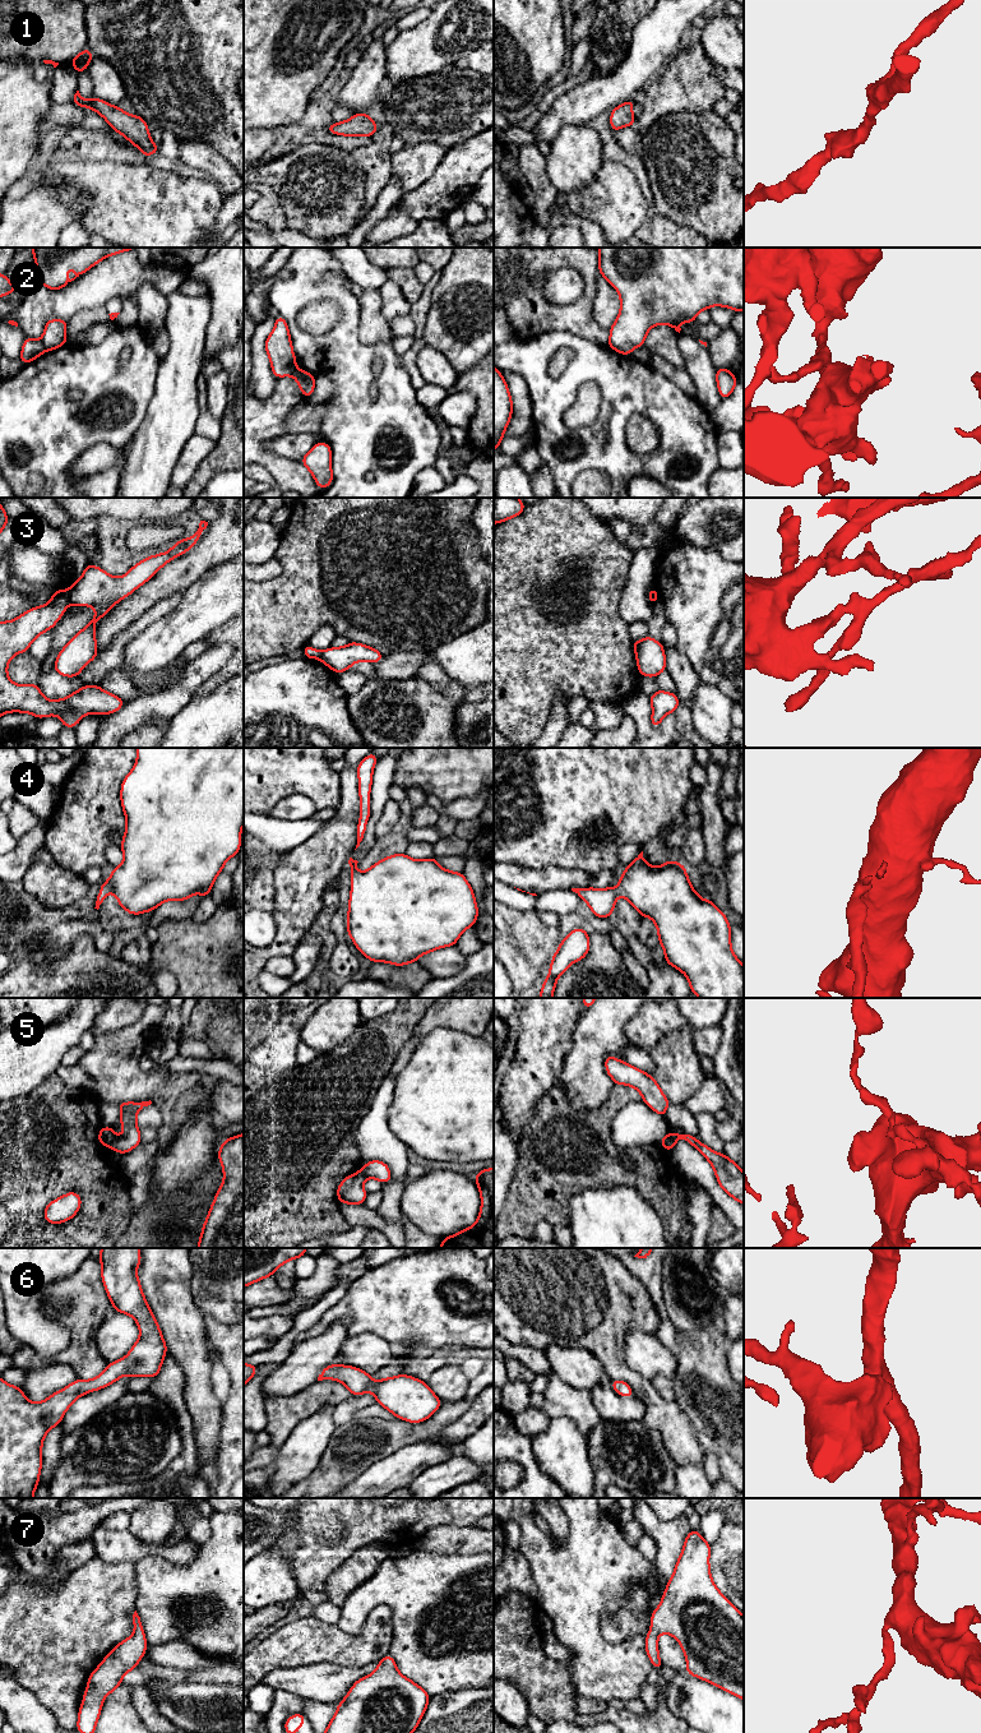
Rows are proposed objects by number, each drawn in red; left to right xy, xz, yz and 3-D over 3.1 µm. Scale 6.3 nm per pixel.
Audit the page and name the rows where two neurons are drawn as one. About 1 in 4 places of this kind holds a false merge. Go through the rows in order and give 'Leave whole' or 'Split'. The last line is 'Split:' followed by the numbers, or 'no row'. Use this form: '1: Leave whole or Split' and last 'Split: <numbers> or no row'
1: Leave whole
2: Split
3: Split
4: Leave whole
5: Split
6: Leave whole
7: Leave whole
Split: 2, 3, 5

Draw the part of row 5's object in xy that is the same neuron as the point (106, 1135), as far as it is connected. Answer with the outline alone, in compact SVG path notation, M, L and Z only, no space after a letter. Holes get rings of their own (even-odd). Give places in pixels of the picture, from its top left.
M102 1127L98 1132L98 1142L108 1149L111 1149L115 1137L112 1127Z

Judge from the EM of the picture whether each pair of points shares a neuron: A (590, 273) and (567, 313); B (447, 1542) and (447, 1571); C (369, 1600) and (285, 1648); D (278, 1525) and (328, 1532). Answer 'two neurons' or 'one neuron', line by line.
A: one neuron
B: two neurons
C: two neurons
D: one neuron

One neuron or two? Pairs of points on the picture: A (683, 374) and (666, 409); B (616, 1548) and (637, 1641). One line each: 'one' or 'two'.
A: two
B: one

